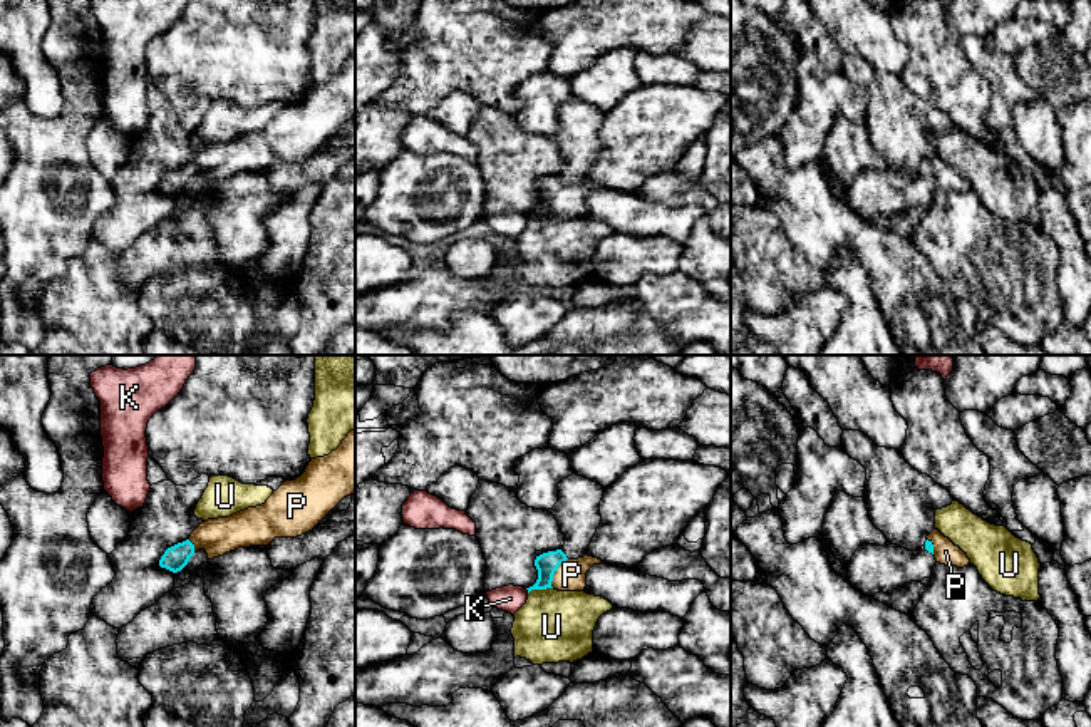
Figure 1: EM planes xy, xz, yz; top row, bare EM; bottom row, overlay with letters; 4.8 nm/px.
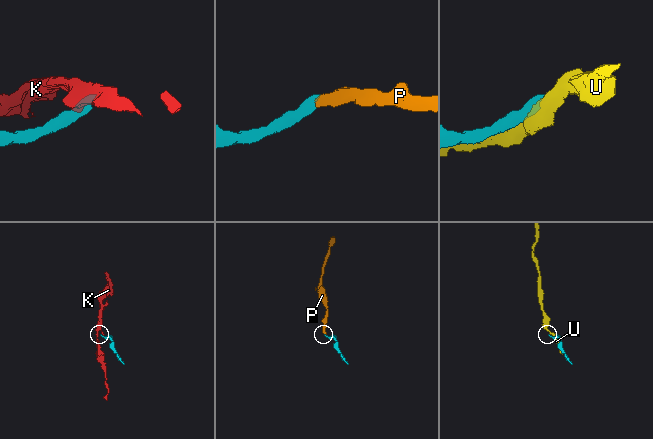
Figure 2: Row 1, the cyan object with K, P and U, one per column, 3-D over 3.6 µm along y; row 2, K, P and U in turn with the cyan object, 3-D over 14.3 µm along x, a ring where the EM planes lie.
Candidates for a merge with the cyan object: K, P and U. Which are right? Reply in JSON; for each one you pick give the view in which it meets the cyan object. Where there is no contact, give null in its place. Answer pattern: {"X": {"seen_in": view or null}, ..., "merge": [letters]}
{"P": {"seen_in": "xz"}, "merge": ["P"]}

